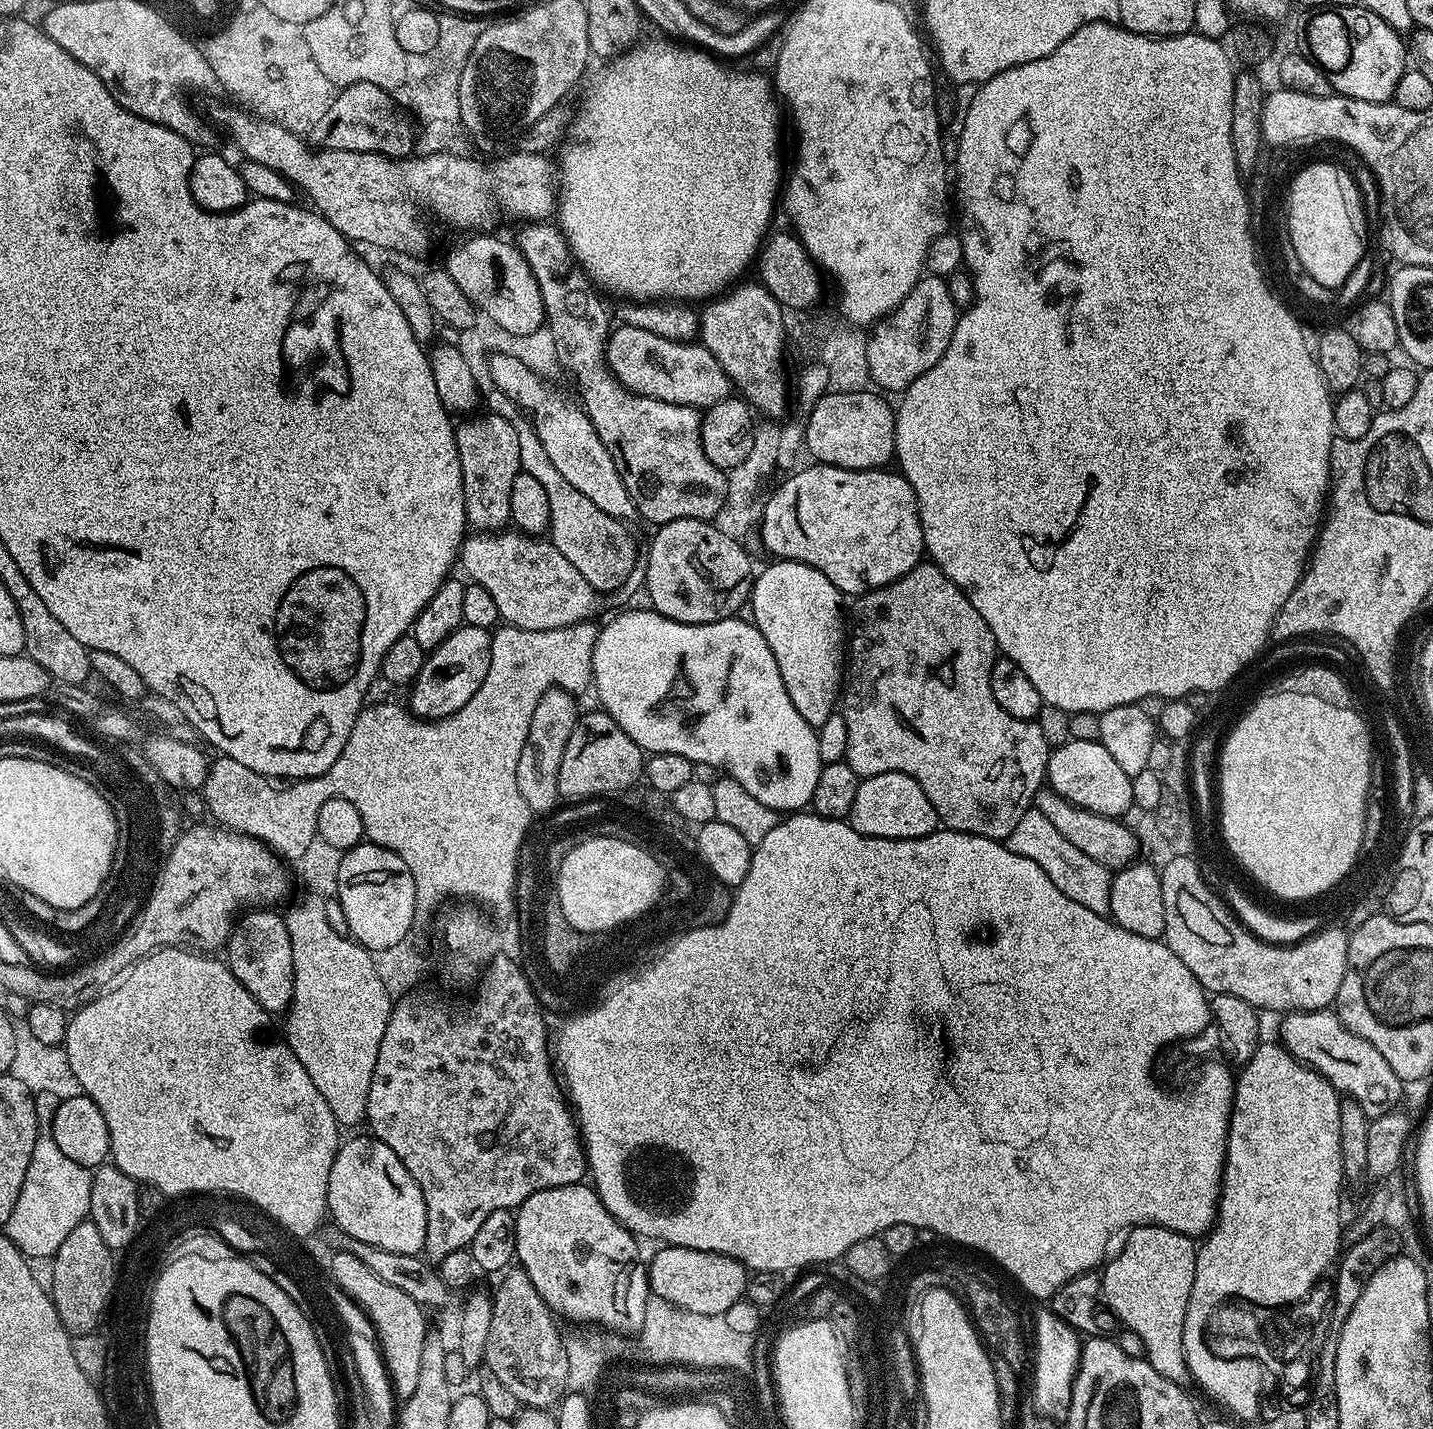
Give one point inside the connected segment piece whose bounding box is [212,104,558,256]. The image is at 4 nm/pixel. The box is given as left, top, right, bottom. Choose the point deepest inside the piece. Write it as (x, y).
(374, 199)

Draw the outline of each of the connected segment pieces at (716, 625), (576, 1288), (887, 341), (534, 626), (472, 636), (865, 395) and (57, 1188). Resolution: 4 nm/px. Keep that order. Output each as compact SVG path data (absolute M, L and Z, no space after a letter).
M647 607L640 608L637 612L631 610L621 611L621 616L616 616L609 622L605 628L601 627L596 633L596 641L592 647L592 684L594 692L596 688L596 696L600 699L599 707L603 711L610 714L610 718L614 718L614 722L618 722L618 726L622 726L622 730L626 730L626 734L630 734L630 738L634 738L634 742L645 754L657 752L658 754L682 754L682 758L692 761L693 765L700 766L705 764L708 768L721 768L725 772L728 780L737 780L742 786L746 786L746 791L754 798L758 798L758 802L762 802L765 806L770 806L774 811L781 814L795 814L801 810L807 809L814 798L814 786L818 786L818 774L822 767L822 761L818 754L818 738L816 737L816 729L812 728L806 718L802 718L802 714L798 714L798 710L794 710L794 702L790 702L790 694L786 694L786 682L782 682L782 674L778 674L778 662L774 662L774 654L770 650L770 646L766 646L766 638L762 638L762 634L756 629L755 624L747 619L729 618L727 620L719 620L718 622L710 622L709 624L683 624L682 622L674 622L670 618L666 618L663 614L655 610L649 610Z
M581 1182L538 1190L538 1194L527 1196L515 1213L516 1260L557 1317L565 1316L576 1324L607 1322L614 1330L641 1330L650 1310L648 1269L645 1261L640 1261L637 1237L612 1217L595 1188Z
M925 275L916 283L914 290L906 294L903 302L890 315L877 320L871 329L866 350L871 383L877 389L885 388L880 389L885 393L904 393L914 378L926 374L926 370L942 358L946 346L950 346L957 319L958 309L950 298L947 279Z
M519 530L472 534L460 546L458 564L459 567L464 567L463 575L471 583L482 586L490 594L490 598L494 598L501 621L505 625L521 628L526 634L583 624L592 620L588 612L597 615L597 611L588 608L588 596L593 596L597 592L596 588L590 586L590 582L586 582L582 574L578 574L574 562L570 562L570 558L562 554L562 550L552 545L551 539L528 536Z
M461 626L454 634L450 634L450 638L446 638L446 642L442 642L442 646L427 653L422 670L410 685L412 715L427 722L441 720L462 710L462 706L474 698L478 686L482 686L486 670L490 670L491 645L489 629Z
M865 390L863 392L856 393L832 393L828 391L824 396L818 398L817 405L814 406L809 414L809 424L805 428L805 444L808 447L809 454L813 461L819 462L821 464L829 464L830 466L838 466L839 468L849 468L850 470L866 470L867 468L884 468L887 465L887 460L890 461L895 457L896 454L896 413L894 411L893 405L888 405L886 401L883 400L885 397L883 395L877 394L872 390Z
M35 1093L35 1097L38 1122L44 1130L40 1131L34 1142L34 1154L30 1154L30 1166L26 1166L26 1178L22 1178L22 1190L18 1194L18 1202L14 1202L14 1214L10 1214L10 1218L2 1225L3 1235L8 1236L20 1253L32 1262L44 1259L47 1261L55 1256L58 1246L62 1246L62 1241L70 1235L70 1230L74 1230L74 1226L89 1219L90 1186L92 1185L92 1172L78 1166L78 1162L66 1158L66 1153L54 1143L52 1133L48 1131L51 1129L52 1119L61 1099L56 1094L50 1093Z

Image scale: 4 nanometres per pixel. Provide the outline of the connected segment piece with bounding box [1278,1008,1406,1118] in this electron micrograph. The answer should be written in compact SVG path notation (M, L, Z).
M1319 1008L1317 1012L1289 1012L1281 1020L1284 1021L1280 1024L1278 1040L1286 1051L1295 1060L1308 1065L1318 1074L1322 1074L1322 1078L1326 1078L1326 1082L1330 1082L1330 1086L1334 1086L1337 1093L1358 1102L1358 1106L1362 1106L1362 1110L1370 1118L1393 1111L1399 1105L1396 1103L1399 1102L1400 1095L1406 1088L1405 1081L1401 1080L1398 1074L1394 1074L1394 1070L1390 1070L1390 1062L1386 1062L1386 1058L1382 1058L1382 1054L1378 1054L1378 1050L1374 1050L1374 1046L1370 1046L1366 1038L1358 1038L1358 1034L1351 1032L1341 1022L1335 1011Z

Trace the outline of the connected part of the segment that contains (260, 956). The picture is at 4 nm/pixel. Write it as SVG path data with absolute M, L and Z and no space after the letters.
M256 908L245 913L231 929L224 952L228 969L256 1001L270 1014L284 1014L294 994L294 954L284 916L272 911Z

